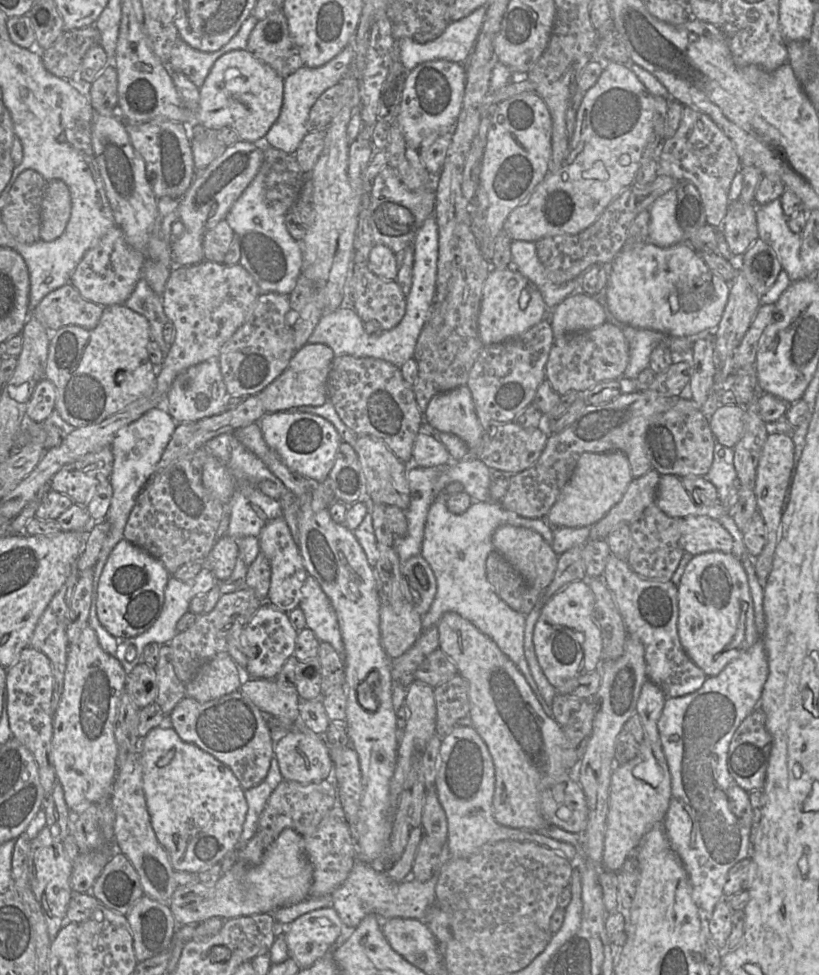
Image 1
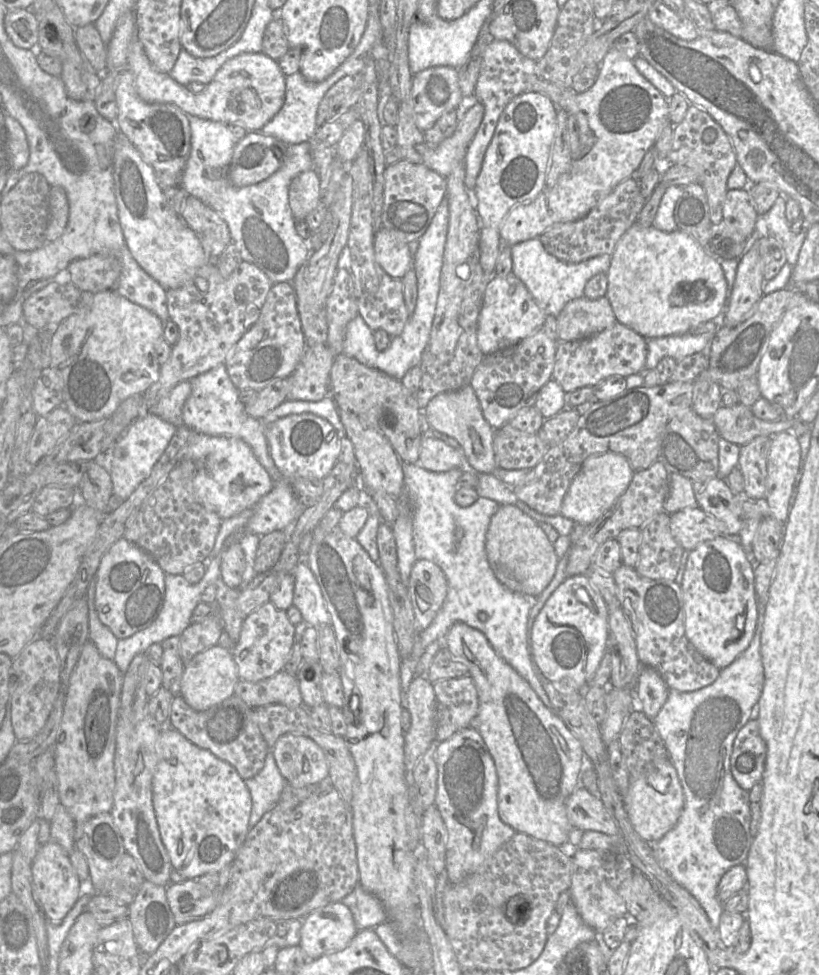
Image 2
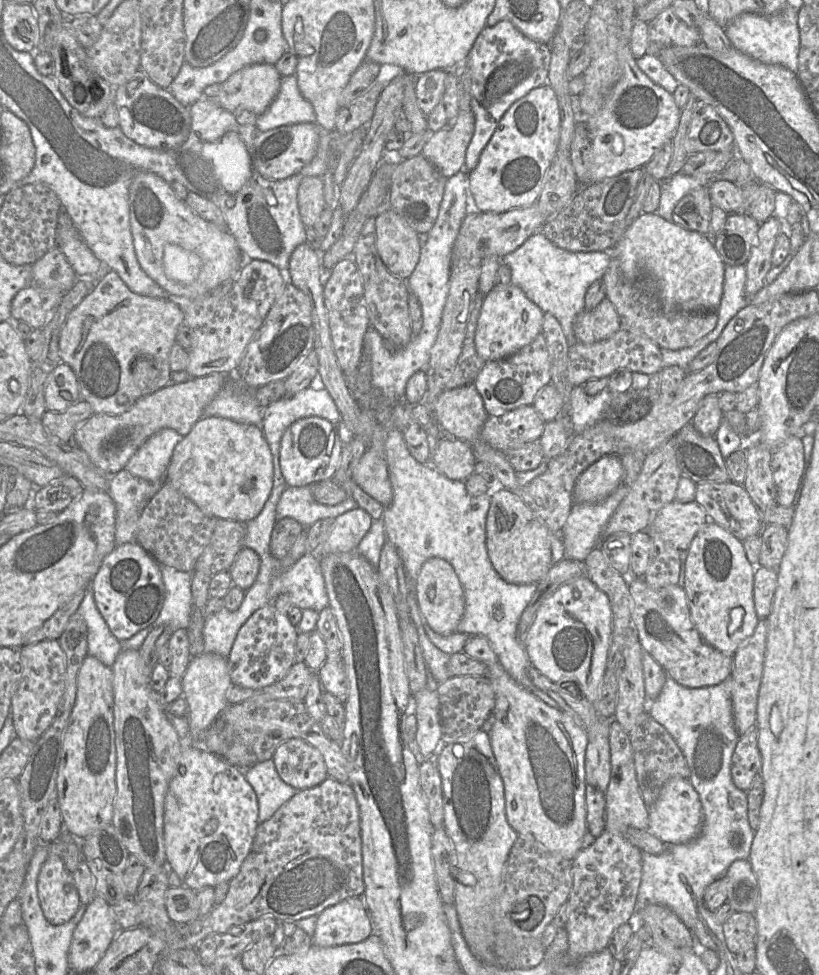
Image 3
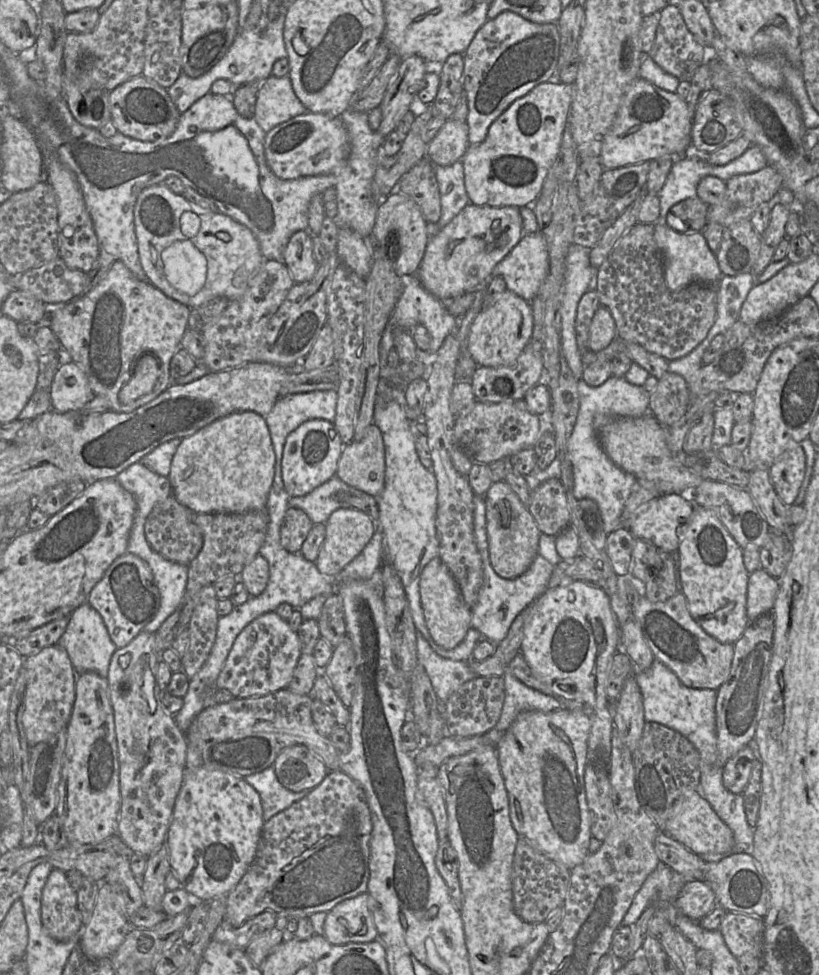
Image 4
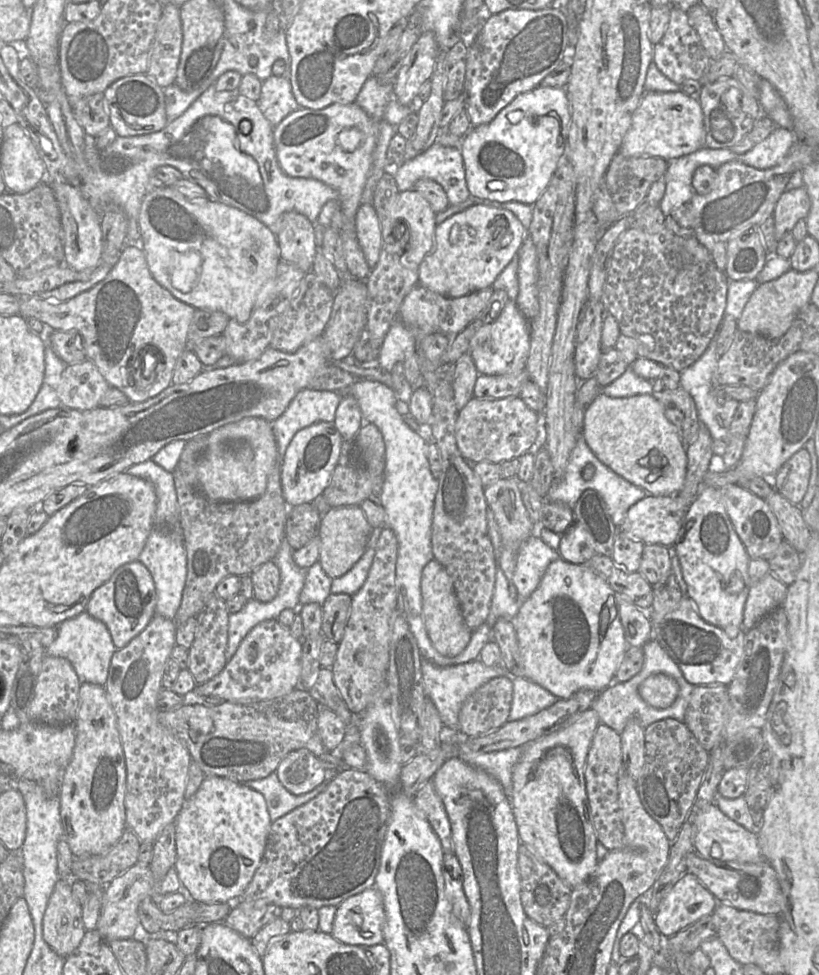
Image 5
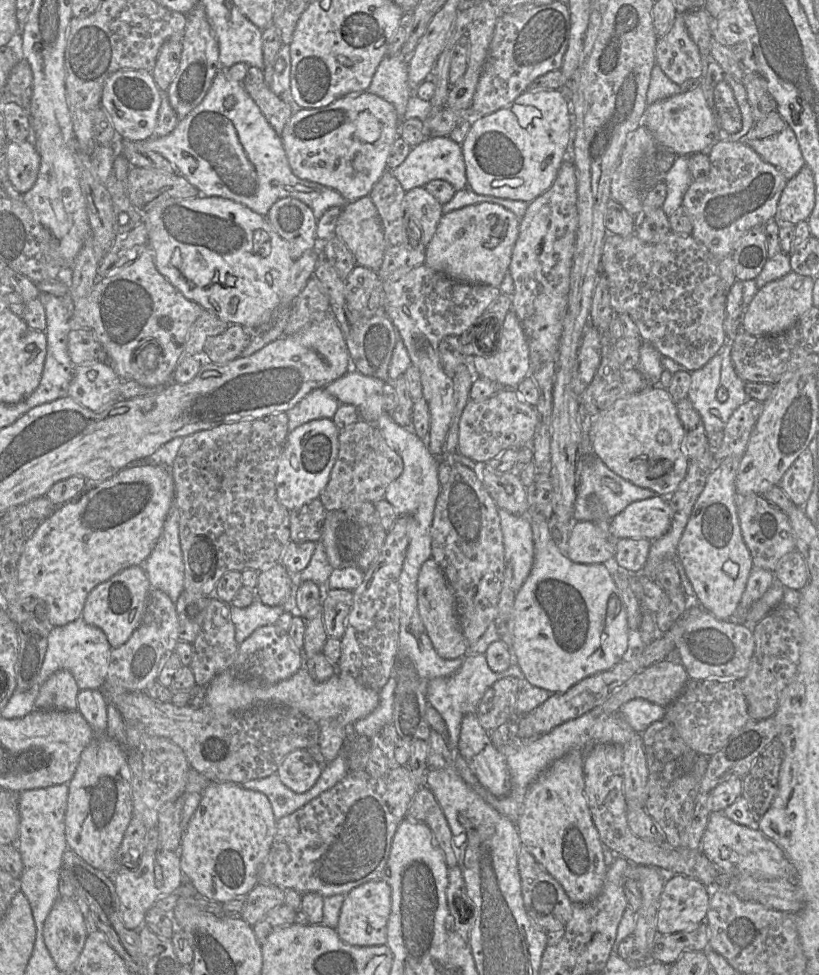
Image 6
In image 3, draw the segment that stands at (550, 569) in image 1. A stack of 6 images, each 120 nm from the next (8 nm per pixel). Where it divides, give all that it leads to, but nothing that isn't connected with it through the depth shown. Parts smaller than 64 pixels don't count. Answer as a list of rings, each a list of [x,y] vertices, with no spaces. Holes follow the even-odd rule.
[[[495,487],[486,519],[486,547],[497,574],[507,583],[539,583],[553,565],[550,530],[523,502],[518,491]]]

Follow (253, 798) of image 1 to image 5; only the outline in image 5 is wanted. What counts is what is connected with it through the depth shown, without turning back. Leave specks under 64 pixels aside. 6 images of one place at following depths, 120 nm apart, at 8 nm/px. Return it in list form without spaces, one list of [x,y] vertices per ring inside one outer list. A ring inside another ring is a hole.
[[[276,771],[266,778],[252,780],[246,784],[265,797],[270,819],[274,822],[322,793],[337,772],[328,772],[327,779],[320,786],[303,795],[290,793],[279,781]]]

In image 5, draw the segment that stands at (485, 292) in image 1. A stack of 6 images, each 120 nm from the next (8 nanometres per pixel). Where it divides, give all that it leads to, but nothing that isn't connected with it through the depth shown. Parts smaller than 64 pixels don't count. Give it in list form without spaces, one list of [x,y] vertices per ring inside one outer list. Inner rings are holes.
[[[516,302],[506,303],[497,319],[482,325],[470,340],[469,352],[479,374],[504,375],[526,369],[530,349],[529,322],[518,309]]]

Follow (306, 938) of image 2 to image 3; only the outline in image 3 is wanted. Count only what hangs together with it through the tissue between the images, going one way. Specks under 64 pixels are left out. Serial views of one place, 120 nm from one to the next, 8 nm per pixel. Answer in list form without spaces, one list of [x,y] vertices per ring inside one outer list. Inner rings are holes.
[[[347,898],[317,916],[312,944],[334,947],[359,943],[373,933],[373,923],[363,898]]]

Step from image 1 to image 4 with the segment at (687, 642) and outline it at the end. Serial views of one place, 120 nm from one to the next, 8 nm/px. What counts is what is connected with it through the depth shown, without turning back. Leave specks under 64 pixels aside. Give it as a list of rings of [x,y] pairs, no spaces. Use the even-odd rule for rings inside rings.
[[[694,506],[687,530],[677,549],[680,556],[682,594],[693,619],[721,643],[734,644],[749,624],[746,615],[750,573],[743,562],[743,549],[712,509]]]

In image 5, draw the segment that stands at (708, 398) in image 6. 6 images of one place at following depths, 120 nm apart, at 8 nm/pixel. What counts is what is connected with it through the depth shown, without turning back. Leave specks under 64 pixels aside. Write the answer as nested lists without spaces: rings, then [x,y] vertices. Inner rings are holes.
[[[718,331],[712,338],[707,349],[701,355],[701,357],[694,362],[691,366],[679,371],[680,372],[680,387],[688,392],[694,400],[698,417],[702,425],[706,426],[709,430],[713,440],[725,440],[729,437],[729,428],[738,408],[740,402],[734,398],[726,401],[723,405],[718,405],[716,400],[716,392],[724,388],[721,385],[717,385],[717,369],[719,357],[717,354],[717,340]],[[716,416],[720,416],[723,420],[723,424],[719,424],[716,420]]]

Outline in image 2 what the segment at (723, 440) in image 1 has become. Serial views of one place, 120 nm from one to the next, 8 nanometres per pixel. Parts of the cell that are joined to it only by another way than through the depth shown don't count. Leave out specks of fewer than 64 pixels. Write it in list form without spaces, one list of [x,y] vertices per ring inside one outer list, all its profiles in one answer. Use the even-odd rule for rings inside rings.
[[[736,404],[732,407],[721,405],[712,417],[720,437],[737,444],[745,445],[757,436],[772,437],[797,424],[798,418],[781,417],[776,421],[757,418],[750,407]]]

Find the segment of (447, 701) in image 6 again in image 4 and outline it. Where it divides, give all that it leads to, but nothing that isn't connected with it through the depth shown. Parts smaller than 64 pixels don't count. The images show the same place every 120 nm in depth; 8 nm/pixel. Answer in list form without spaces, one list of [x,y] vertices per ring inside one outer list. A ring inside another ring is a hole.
[[[417,631],[417,657],[428,675],[435,695],[441,705],[465,682],[476,677],[470,661],[455,661],[439,656]]]

